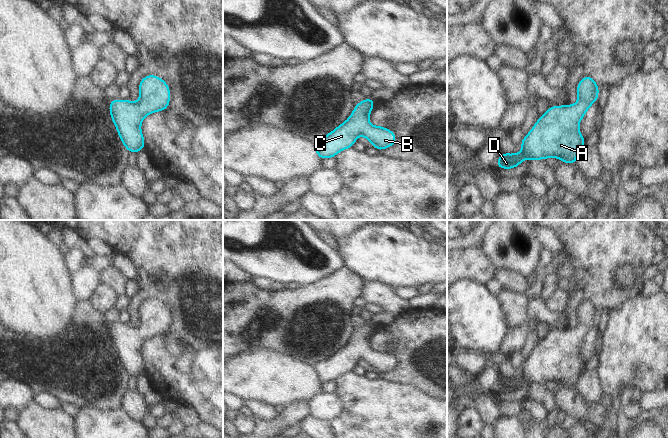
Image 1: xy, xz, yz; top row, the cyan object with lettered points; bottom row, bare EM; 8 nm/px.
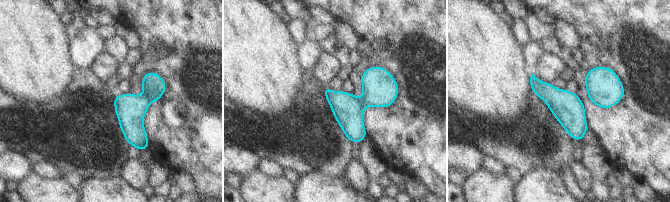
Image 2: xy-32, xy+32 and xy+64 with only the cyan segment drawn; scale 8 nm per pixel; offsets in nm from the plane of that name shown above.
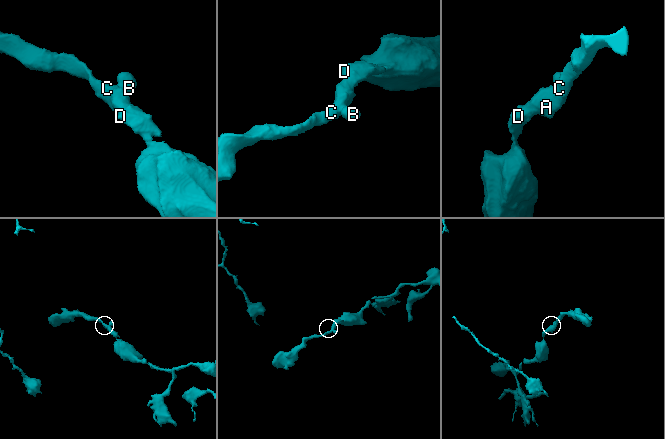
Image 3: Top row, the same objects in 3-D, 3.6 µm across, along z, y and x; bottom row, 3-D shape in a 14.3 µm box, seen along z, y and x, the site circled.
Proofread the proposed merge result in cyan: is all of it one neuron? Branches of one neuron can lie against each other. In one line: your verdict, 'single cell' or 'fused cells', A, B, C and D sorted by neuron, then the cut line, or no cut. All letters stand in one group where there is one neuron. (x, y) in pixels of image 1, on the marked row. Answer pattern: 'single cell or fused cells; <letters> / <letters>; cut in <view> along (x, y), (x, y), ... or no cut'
single cell; A B C D; no cut

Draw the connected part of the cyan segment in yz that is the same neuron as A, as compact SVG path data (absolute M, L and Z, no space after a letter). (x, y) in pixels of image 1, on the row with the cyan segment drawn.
M586 76L577 85L578 101L574 105L551 106L523 137L520 153L501 153L496 163L498 168L513 169L523 159L543 160L558 158L566 164L575 164L586 144L579 132L579 122L590 106L598 101L599 87L595 80Z

